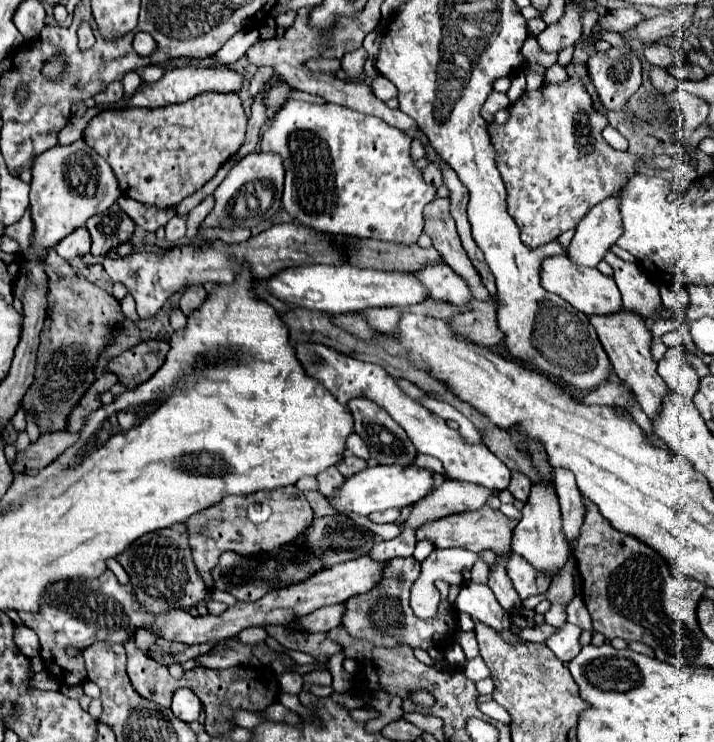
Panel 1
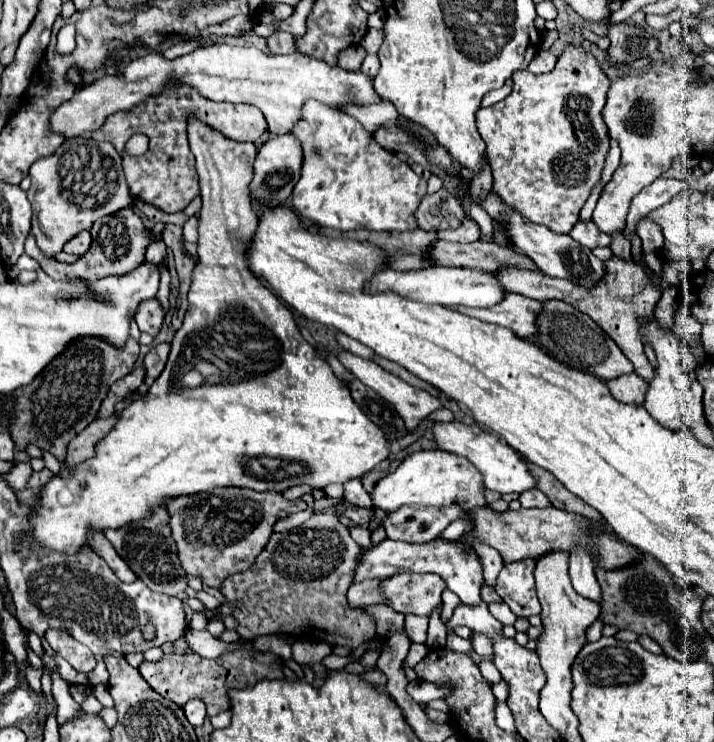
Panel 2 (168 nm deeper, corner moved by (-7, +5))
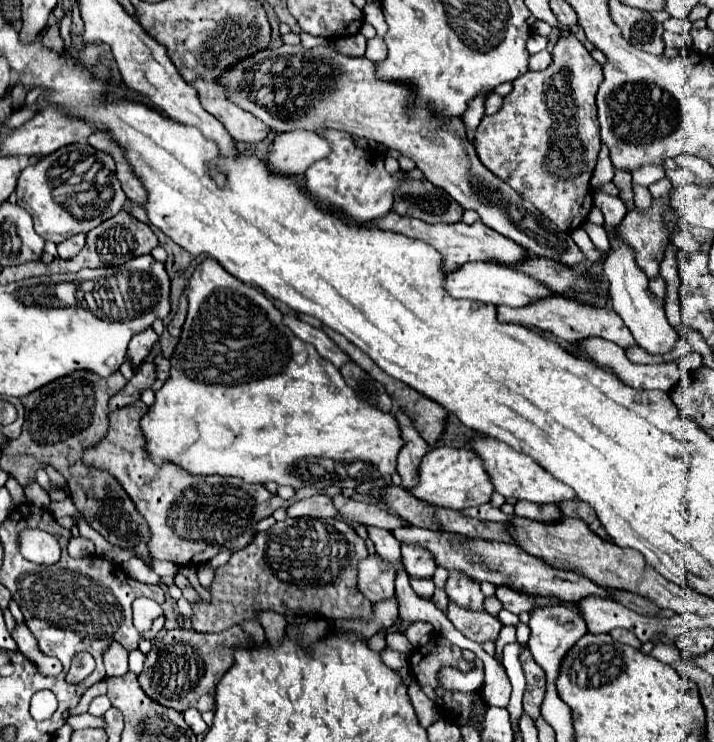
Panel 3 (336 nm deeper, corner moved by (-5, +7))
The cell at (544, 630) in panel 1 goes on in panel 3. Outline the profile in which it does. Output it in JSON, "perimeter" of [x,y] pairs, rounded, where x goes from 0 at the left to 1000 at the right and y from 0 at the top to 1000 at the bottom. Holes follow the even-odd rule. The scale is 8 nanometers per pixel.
{"perimeter":[[[627,811],[627,822],[625,822],[627,836],[658,863],[675,868],[681,863],[695,865],[697,852],[703,846],[703,838],[692,830],[686,830],[683,825],[664,825],[655,819],[641,819],[641,814]]]}

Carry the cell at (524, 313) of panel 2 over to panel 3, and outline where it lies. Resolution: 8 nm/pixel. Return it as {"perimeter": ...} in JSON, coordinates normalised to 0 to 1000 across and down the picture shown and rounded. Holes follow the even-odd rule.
{"perimeter":[[[776,399],[770,404],[754,404],[742,412],[734,415],[697,415],[697,431],[700,434],[723,434],[756,447],[770,447],[798,464],[807,464],[812,458],[838,453],[846,458],[854,458],[860,464],[866,464],[868,469],[885,469],[891,466],[891,458],[885,453],[885,447],[877,442],[877,437],[871,434],[871,429],[854,415],[854,412],[835,412],[835,410],[818,410],[810,404],[798,404],[798,402],[787,402],[787,399]]]}

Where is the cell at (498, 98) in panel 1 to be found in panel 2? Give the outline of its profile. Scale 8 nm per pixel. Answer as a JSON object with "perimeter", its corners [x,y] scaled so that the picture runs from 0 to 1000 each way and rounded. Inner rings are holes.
{"perimeter":[[[709,113],[706,119],[686,121],[686,124],[678,129],[678,135],[675,135],[675,143],[678,143],[678,146],[681,146],[681,143],[689,143],[689,140],[695,140],[695,137],[706,135],[711,127],[714,127],[714,116],[711,116],[711,113]]]}

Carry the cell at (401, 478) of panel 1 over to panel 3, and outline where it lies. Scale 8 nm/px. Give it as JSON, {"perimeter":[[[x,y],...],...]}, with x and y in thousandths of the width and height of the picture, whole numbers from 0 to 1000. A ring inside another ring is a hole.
{"perimeter":[[[627,601],[605,604],[597,609],[585,631],[585,655],[577,660],[583,671],[599,679],[636,685],[636,687],[681,679],[686,677],[689,663],[692,655],[683,636],[678,636],[678,625],[672,615],[667,615],[667,609],[658,604],[627,604]]]}

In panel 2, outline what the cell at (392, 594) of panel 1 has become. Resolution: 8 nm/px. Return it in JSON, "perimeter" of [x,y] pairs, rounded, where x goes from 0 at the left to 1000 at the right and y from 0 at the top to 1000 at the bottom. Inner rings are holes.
{"perimeter":[[[555,774],[532,787],[543,817],[560,827],[602,830],[608,819],[619,817],[616,801],[625,784],[613,774]]]}

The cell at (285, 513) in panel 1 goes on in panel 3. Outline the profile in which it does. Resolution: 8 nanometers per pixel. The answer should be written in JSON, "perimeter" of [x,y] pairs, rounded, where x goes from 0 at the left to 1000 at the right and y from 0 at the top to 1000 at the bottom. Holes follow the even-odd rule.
{"perimeter":[[[196,539],[154,555],[151,588],[134,604],[120,609],[118,623],[151,633],[171,652],[182,674],[188,674],[193,693],[202,695],[213,720],[213,752],[235,755],[249,763],[269,763],[297,755],[317,739],[339,741],[350,733],[356,709],[364,701],[381,695],[389,685],[403,685],[423,668],[423,660],[415,660],[412,671],[398,674],[378,666],[367,652],[347,652],[342,647],[314,642],[266,642],[246,625],[218,628],[199,604],[204,593],[199,588],[196,566],[204,555],[207,550]]]}

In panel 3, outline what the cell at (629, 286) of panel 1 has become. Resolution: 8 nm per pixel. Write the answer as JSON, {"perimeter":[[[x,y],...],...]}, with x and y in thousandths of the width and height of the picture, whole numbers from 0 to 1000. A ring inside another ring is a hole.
{"perimeter":[[[835,259],[835,261],[832,261],[832,275],[843,283],[852,307],[866,305],[866,302],[871,299],[874,288],[880,286],[880,283],[877,283],[877,275],[874,275],[871,267],[866,267],[866,264],[854,264],[854,261],[849,261],[849,259]]]}

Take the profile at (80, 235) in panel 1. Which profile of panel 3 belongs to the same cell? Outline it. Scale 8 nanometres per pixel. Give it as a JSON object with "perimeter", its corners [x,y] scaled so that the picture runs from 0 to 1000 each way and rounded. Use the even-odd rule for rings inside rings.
{"perimeter":[[[106,315],[106,318],[98,318],[98,321],[92,321],[90,326],[78,329],[81,345],[84,345],[84,348],[101,348],[101,345],[106,345],[106,342],[118,334],[118,323],[120,323],[118,315]]]}

